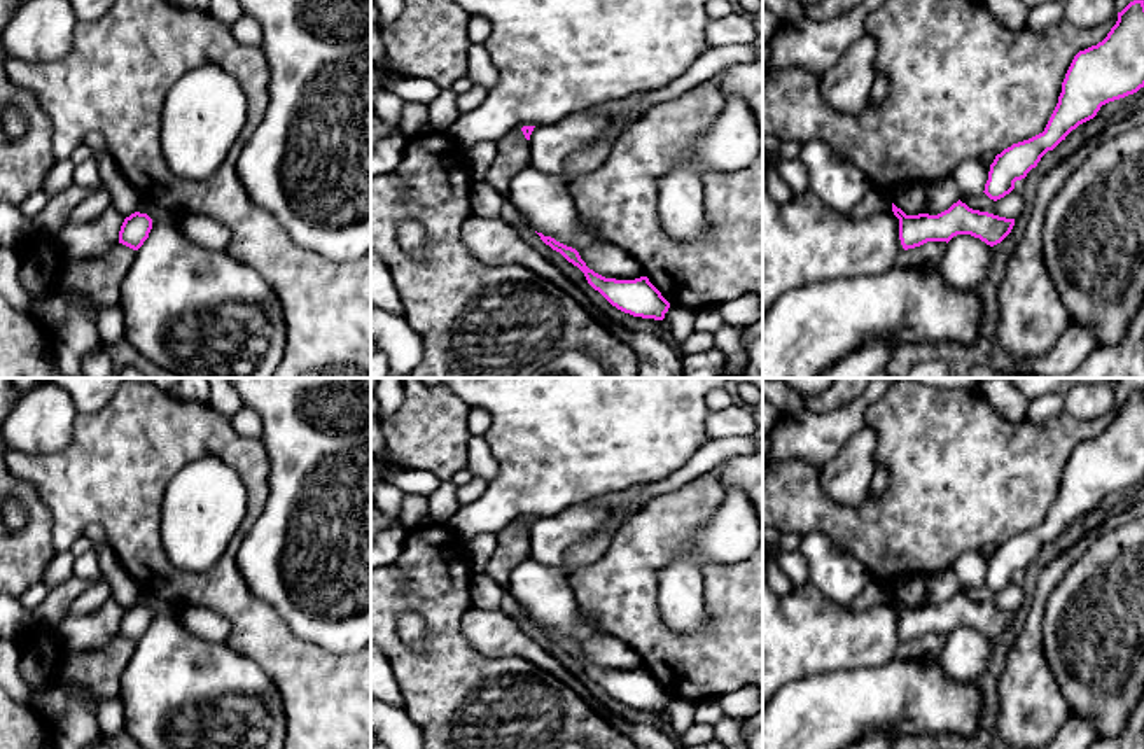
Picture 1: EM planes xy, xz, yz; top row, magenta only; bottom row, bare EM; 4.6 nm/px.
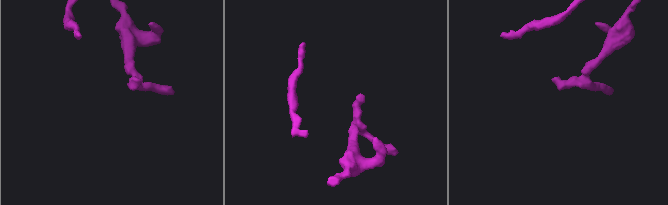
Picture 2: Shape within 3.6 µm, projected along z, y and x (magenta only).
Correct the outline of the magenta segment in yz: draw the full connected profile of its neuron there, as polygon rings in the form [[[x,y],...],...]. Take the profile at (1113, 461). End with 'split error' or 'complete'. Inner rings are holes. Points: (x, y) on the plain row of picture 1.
[[[1144,392],[1130,394],[1107,429],[1079,443],[1062,474],[1058,495],[1043,525],[1013,536],[990,556],[985,586],[997,593],[1027,569],[1079,516],[1093,511],[1102,497],[1144,480]]] | complete

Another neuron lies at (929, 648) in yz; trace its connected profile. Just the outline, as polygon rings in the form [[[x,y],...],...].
[[[927,634],[920,639],[901,642],[896,660],[925,660],[931,663],[941,662],[946,644],[946,634]]]

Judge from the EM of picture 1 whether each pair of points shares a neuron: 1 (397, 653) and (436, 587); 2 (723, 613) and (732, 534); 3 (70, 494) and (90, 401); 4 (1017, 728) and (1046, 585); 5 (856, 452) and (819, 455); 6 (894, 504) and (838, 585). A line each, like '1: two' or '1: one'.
1: one
2: two
3: two
4: one
5: two
6: two

